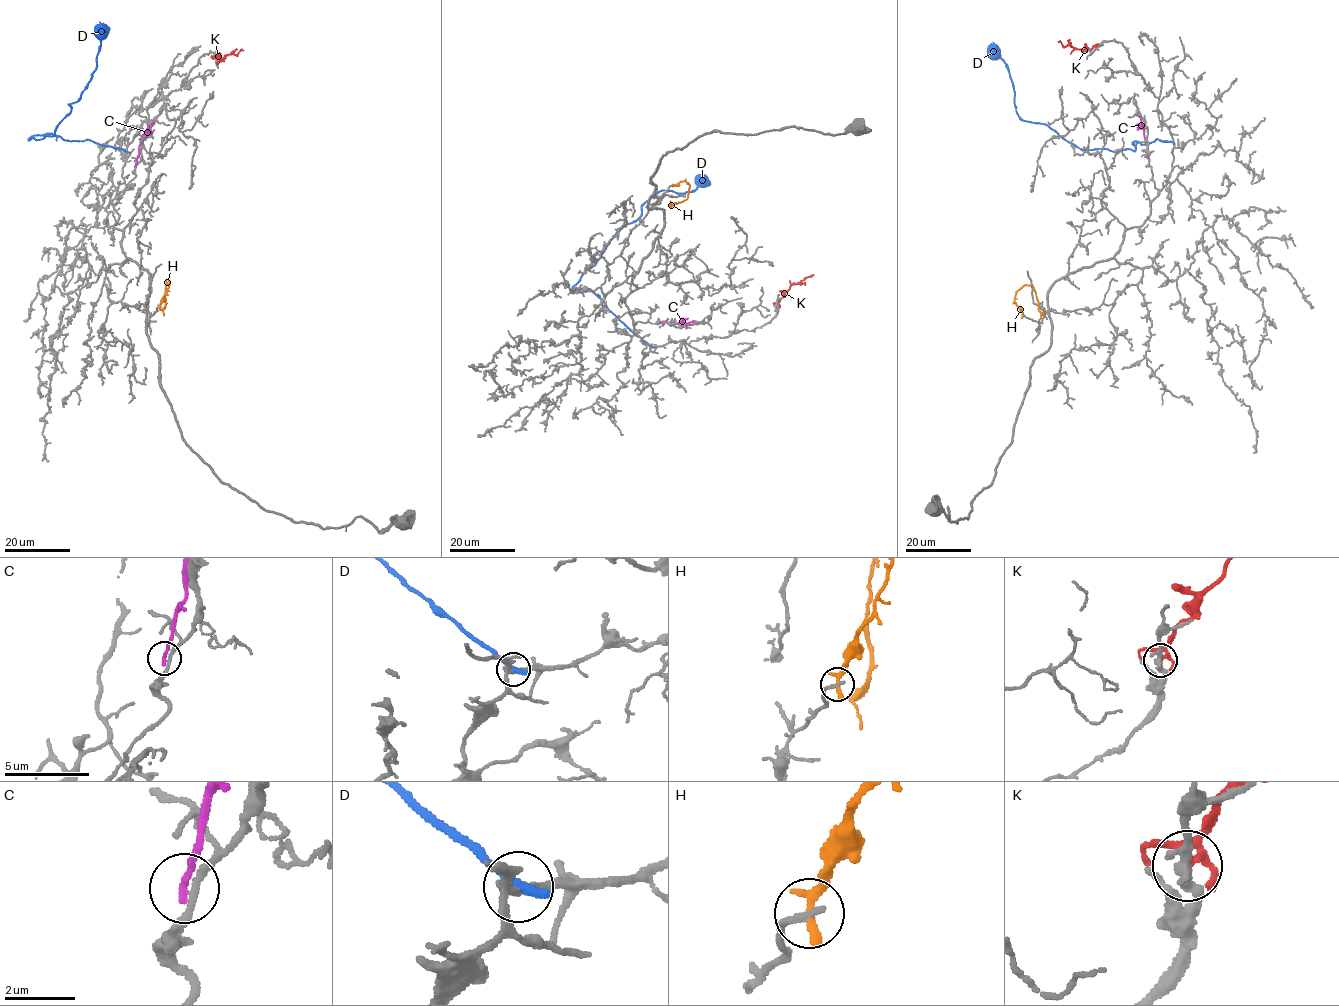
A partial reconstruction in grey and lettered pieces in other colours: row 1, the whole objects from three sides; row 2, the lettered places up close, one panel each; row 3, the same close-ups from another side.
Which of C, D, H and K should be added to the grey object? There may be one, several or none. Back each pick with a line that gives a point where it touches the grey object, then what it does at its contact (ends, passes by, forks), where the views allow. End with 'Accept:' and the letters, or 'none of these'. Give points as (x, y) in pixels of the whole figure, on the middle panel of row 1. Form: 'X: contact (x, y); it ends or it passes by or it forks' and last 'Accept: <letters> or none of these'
Accept: none of these

